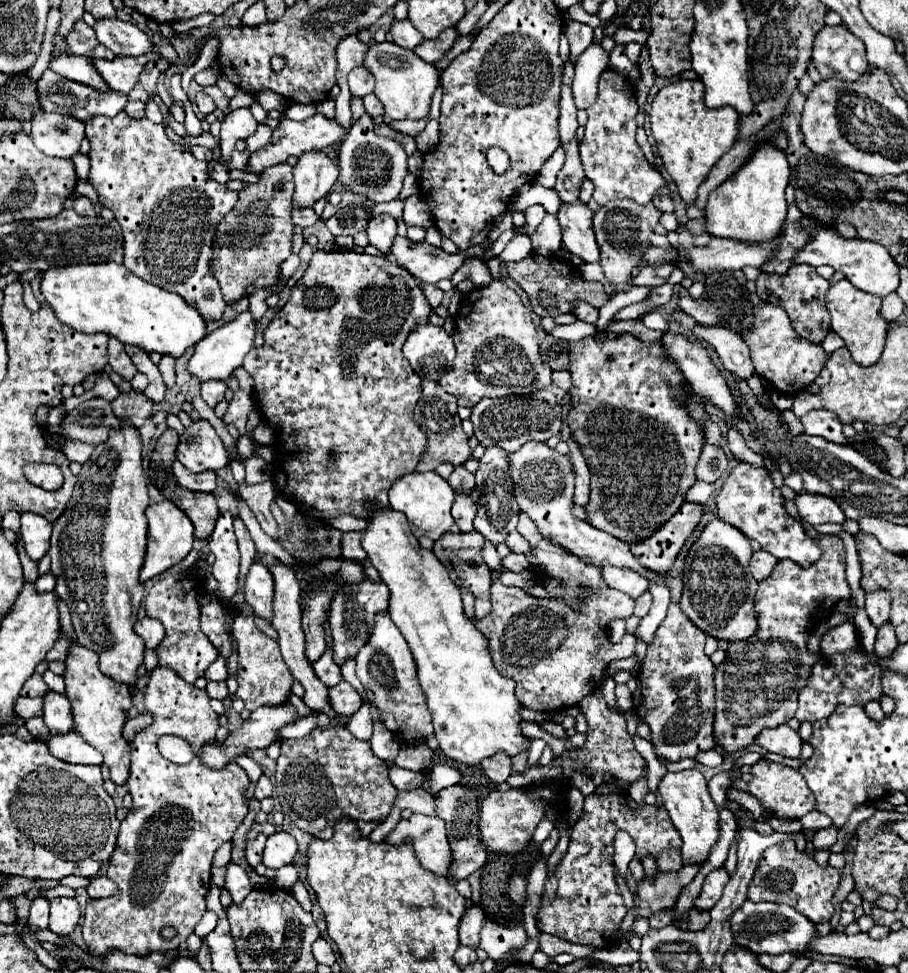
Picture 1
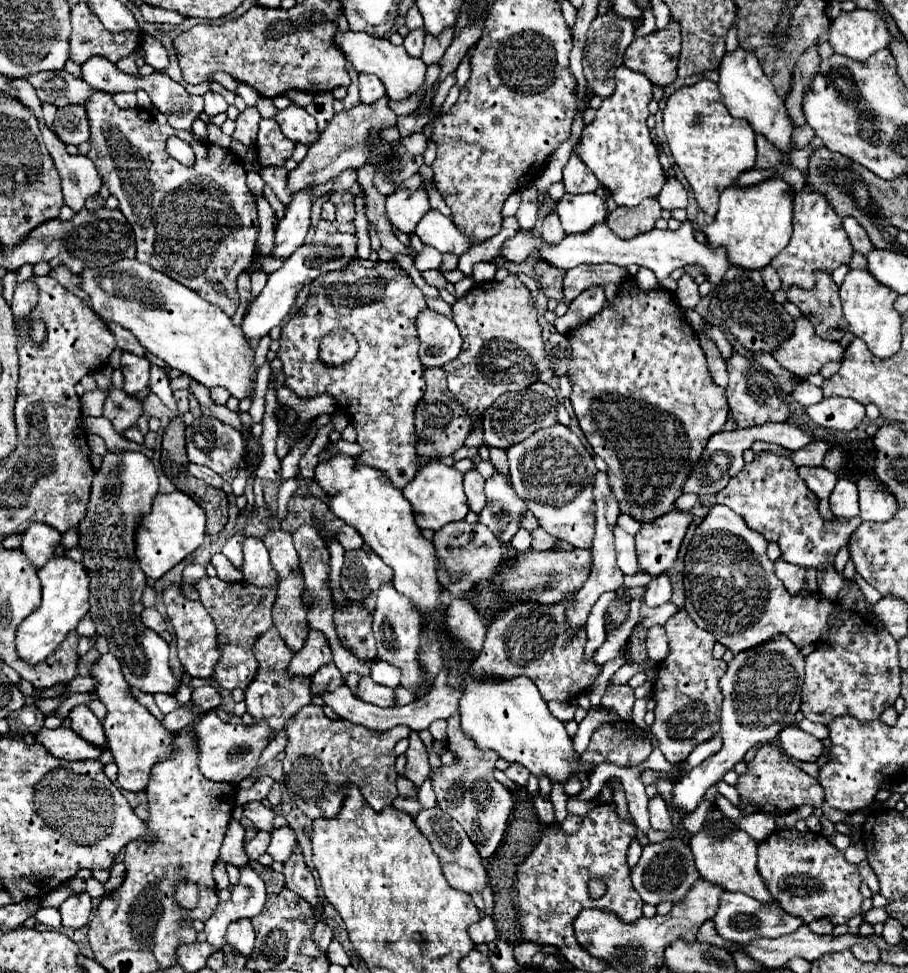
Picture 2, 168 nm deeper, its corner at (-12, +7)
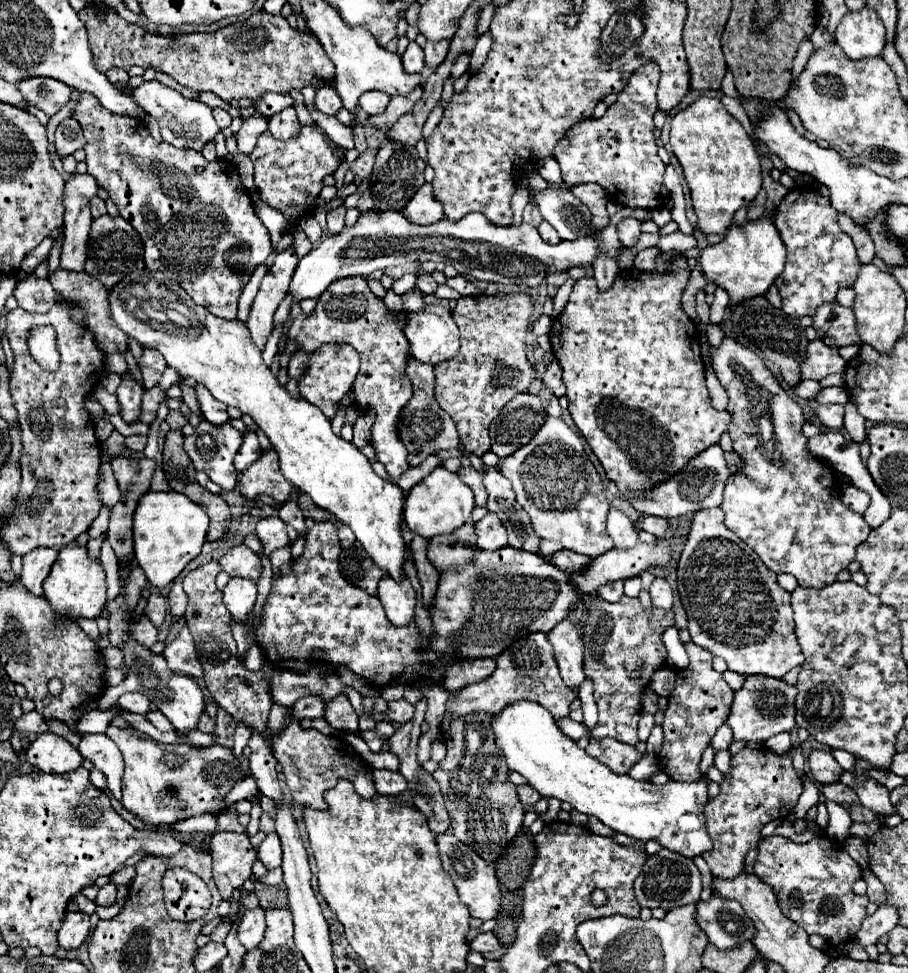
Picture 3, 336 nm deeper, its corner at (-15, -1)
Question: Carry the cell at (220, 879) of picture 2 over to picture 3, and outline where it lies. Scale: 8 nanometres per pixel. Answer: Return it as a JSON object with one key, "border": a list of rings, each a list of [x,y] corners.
{"border":[[[216,832],[210,840],[210,852],[214,858],[214,882],[220,896],[228,900],[232,892],[242,888],[242,882],[252,876],[252,866],[258,860],[256,848],[244,832]]]}

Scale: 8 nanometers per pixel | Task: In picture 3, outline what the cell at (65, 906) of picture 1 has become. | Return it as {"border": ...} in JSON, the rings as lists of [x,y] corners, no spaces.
{"border":[[[66,912],[58,930],[58,944],[62,948],[78,948],[90,932],[90,916],[84,912]]]}

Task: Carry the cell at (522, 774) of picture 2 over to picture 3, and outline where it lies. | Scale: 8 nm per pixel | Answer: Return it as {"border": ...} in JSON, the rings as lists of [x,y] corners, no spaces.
{"border":[[[520,784],[518,786],[518,796],[520,796],[522,804],[536,804],[542,798],[530,784]]]}

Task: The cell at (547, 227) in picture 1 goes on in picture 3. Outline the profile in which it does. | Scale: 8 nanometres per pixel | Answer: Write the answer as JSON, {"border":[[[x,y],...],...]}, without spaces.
{"border":[[[542,222],[542,224],[538,226],[538,232],[540,232],[542,240],[548,242],[548,244],[560,244],[560,242],[562,242],[560,236],[558,236],[558,232],[556,232],[548,222]]]}

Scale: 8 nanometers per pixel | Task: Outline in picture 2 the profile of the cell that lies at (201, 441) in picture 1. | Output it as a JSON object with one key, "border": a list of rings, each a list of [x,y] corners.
{"border":[[[201,416],[195,424],[185,428],[185,440],[189,462],[207,466],[217,474],[237,468],[243,460],[243,434],[217,418]]]}

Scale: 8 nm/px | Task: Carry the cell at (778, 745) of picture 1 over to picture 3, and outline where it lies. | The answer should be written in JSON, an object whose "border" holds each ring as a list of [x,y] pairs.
{"border":[[[812,750],[808,756],[808,768],[810,768],[814,780],[820,784],[836,782],[840,772],[842,772],[840,764],[826,750]]]}

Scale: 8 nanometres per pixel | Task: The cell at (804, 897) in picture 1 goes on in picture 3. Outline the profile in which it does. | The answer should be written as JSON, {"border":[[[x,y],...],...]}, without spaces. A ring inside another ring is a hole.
{"border":[[[770,836],[762,838],[758,848],[760,852],[754,862],[754,872],[774,888],[778,902],[790,920],[806,928],[808,934],[824,936],[832,946],[854,940],[866,918],[868,898],[852,892],[852,886],[862,872],[840,842],[816,836],[806,844],[796,844],[784,836]],[[824,842],[832,842],[832,850],[824,848]]]}

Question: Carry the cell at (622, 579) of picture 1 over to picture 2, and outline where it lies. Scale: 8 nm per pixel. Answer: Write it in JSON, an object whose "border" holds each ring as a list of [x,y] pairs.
{"border":[[[615,526],[613,536],[615,536],[615,550],[617,550],[617,566],[623,570],[623,574],[637,574],[637,572],[641,572],[639,566],[637,566],[633,536],[627,534],[619,526]]]}

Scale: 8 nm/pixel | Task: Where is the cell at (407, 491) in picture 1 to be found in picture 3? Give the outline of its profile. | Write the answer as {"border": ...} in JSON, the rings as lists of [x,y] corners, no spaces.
{"border":[[[436,468],[432,474],[428,474],[422,482],[418,482],[408,492],[406,504],[404,504],[404,520],[414,534],[430,540],[438,534],[454,532],[462,524],[470,522],[472,508],[474,508],[472,490],[456,474],[448,472],[446,468]]]}

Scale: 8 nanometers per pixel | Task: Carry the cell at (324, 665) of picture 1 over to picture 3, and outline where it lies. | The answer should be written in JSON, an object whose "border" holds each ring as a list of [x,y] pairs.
{"border":[[[320,696],[300,698],[294,704],[292,718],[296,718],[296,720],[302,720],[302,718],[322,718],[324,716],[324,708],[326,708],[326,702]]]}

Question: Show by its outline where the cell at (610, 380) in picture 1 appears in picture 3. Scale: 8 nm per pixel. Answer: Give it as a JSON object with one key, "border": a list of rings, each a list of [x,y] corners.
{"border":[[[662,252],[656,258],[652,274],[644,274],[636,268],[620,270],[616,282],[604,294],[598,292],[594,278],[578,280],[564,312],[554,320],[550,332],[554,356],[564,372],[570,414],[604,466],[606,476],[616,482],[622,494],[648,492],[666,482],[694,456],[718,444],[722,432],[726,432],[732,422],[732,414],[726,410],[718,412],[710,404],[698,328],[680,308],[680,296],[688,282],[690,268],[680,254],[668,272],[668,260],[674,260],[674,252]]]}

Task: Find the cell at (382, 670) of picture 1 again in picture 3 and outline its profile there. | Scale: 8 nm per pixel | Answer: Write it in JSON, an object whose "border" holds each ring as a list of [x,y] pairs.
{"border":[[[390,576],[380,580],[378,598],[386,610],[386,616],[392,626],[408,626],[416,614],[416,592],[408,580],[404,584],[396,584]]]}

